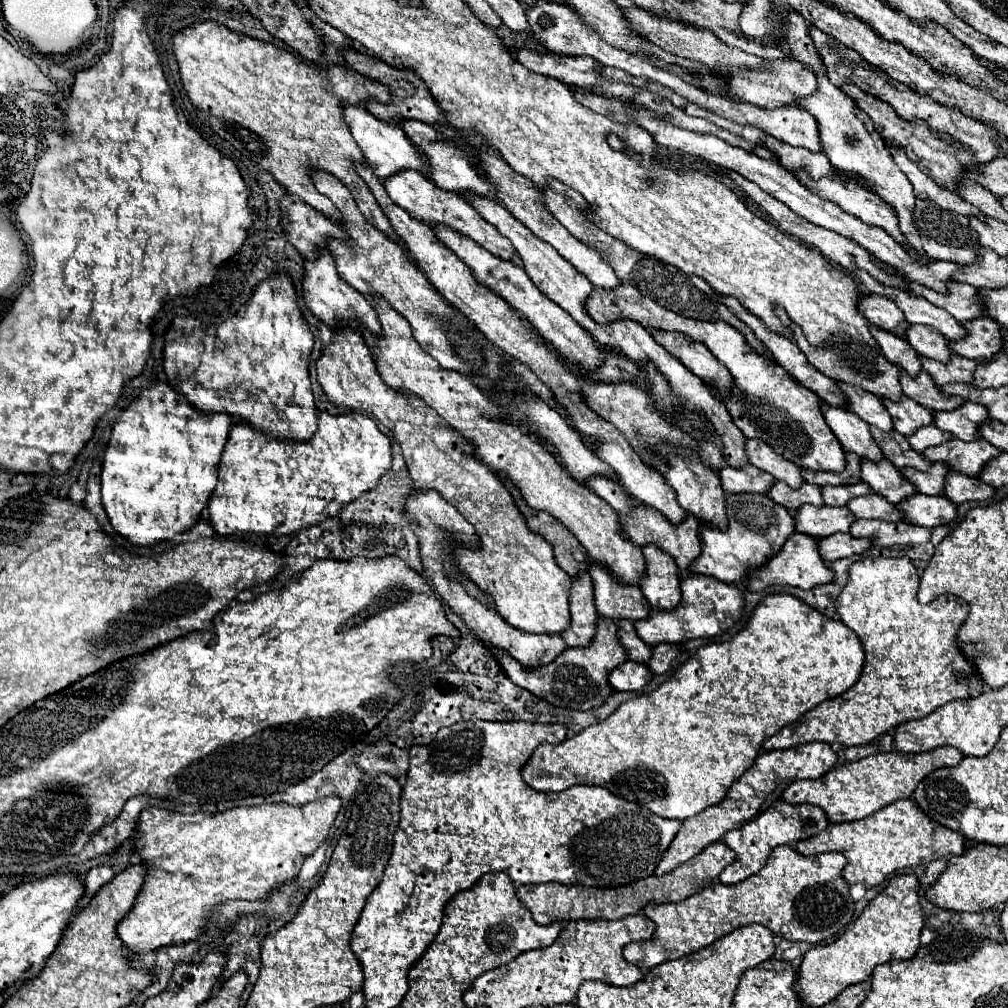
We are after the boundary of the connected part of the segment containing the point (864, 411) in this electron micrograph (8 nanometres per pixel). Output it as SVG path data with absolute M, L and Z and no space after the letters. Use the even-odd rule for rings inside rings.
M839 384L839 386L847 394L851 412L855 412L867 424L871 424L871 426L875 426L875 428L879 428L883 432L893 430L891 416L887 414L887 408L883 406L881 398L877 398L875 394L869 394L867 390L863 390L859 386L851 386L851 384Z

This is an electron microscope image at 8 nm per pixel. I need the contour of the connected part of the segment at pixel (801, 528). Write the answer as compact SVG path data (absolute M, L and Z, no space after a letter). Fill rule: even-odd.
M807 504L807 506L801 506L795 516L797 532L809 534L813 538L825 538L835 532L849 532L853 522L855 522L855 516L847 506L815 508Z

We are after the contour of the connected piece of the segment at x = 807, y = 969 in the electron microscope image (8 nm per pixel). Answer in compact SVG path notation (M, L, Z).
M903 874L903 876L891 878L889 884L881 890L881 894L877 894L865 906L861 916L855 922L851 922L851 926L845 930L845 934L841 938L837 938L831 944L811 948L803 956L803 962L799 966L799 976L795 980L795 992L799 996L799 1002L803 1006L823 1006L823 1004L831 1002L837 994L841 994L843 988L863 982L873 972L873 968L877 964L887 964L891 960L909 960L911 956L915 956L915 952L919 948L919 934L923 928L923 910L919 906L917 888L919 888L917 876Z

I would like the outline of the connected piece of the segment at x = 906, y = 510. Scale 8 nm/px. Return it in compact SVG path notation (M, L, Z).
M913 494L911 498L907 498L907 502L899 504L899 510L903 510L905 522L925 528L949 524L957 516L957 504L951 502L947 496Z

